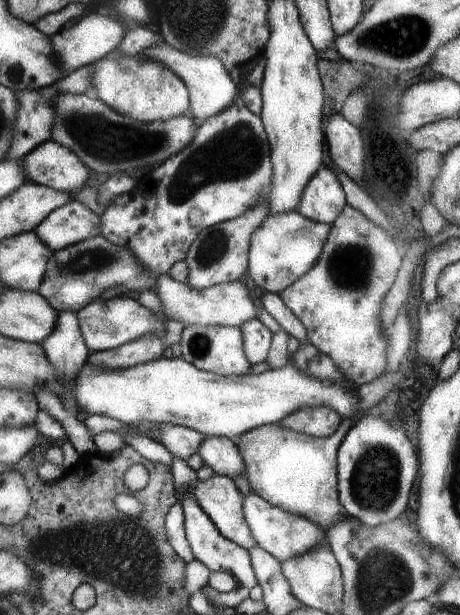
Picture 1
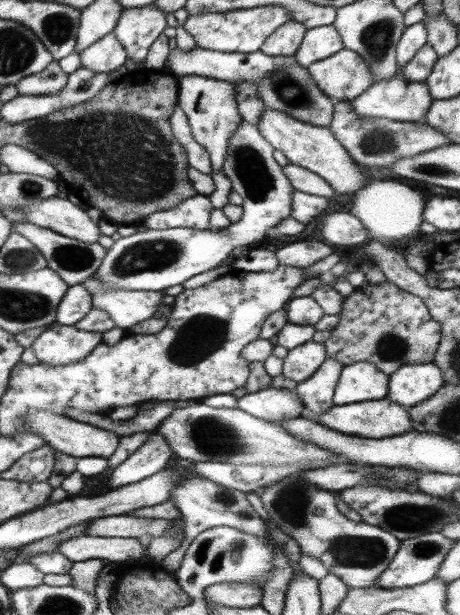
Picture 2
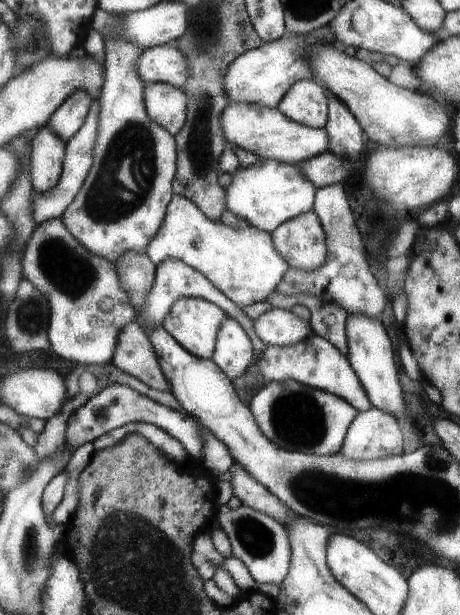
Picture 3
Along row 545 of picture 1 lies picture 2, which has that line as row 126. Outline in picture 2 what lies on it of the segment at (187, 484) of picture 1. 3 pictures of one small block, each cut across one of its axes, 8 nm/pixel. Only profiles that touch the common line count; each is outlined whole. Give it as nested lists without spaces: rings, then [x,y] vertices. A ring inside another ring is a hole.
[[[197,75],[178,77],[177,83],[177,106],[185,113],[193,140],[207,151],[211,171],[217,172],[223,166],[223,157],[229,145],[229,137],[233,137],[233,131],[237,131],[239,123],[243,121],[237,112],[235,86]]]

